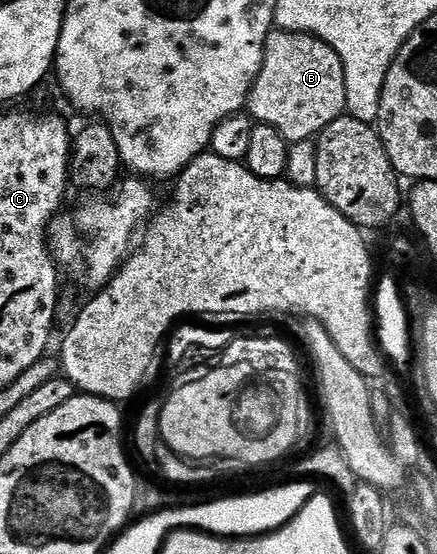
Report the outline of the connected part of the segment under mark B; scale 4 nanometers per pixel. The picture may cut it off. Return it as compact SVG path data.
M277 28L271 30L266 38L262 67L250 89L248 114L255 123L263 122L276 128L276 132L283 134L289 143L317 139L332 120L346 114L346 85L340 56L336 56L328 44L310 34L294 34L291 30Z

